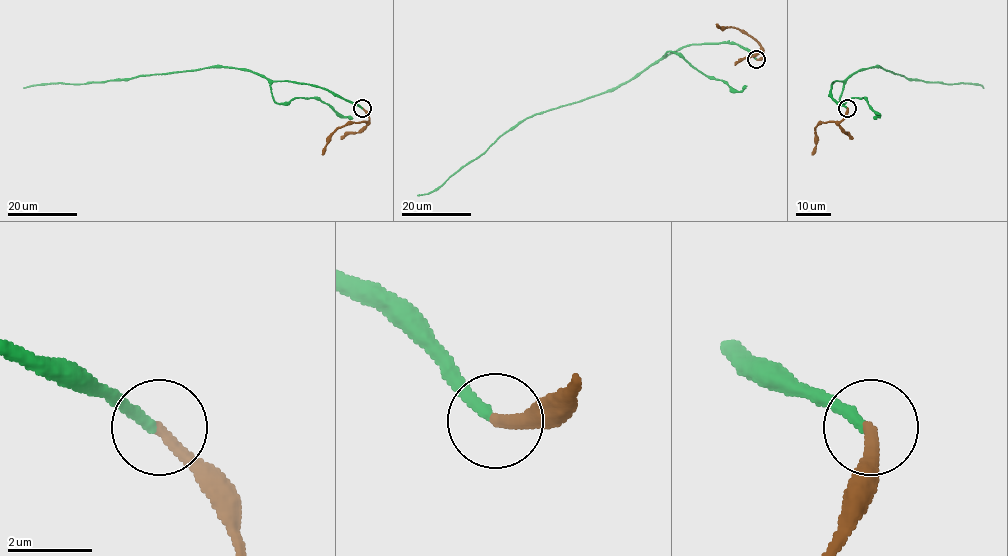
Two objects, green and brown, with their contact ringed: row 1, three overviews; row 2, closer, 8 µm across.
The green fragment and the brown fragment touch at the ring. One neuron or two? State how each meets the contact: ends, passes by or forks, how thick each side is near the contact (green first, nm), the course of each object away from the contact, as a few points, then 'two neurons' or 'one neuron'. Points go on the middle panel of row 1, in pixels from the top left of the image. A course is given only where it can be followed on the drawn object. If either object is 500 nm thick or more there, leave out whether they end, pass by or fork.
green ends; brown ends; calibres 260 and 280 nm; course green (756, 59), (746, 49), (730, 43), (683, 46), (616, 87), (523, 119), (440, 186), (418, 196); course brown (756, 59), (763, 55), (763, 49), (753, 38), (731, 27), (720, 28), (716, 23); one neuron

